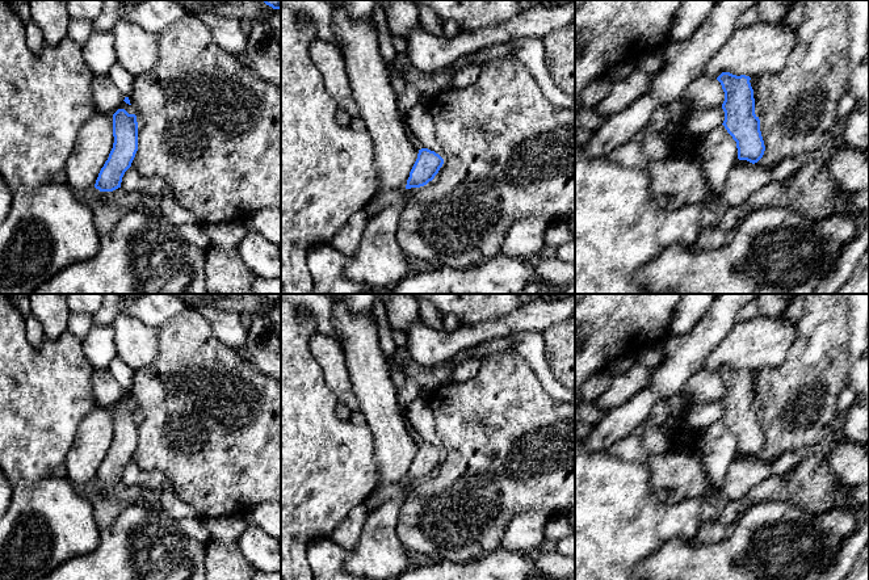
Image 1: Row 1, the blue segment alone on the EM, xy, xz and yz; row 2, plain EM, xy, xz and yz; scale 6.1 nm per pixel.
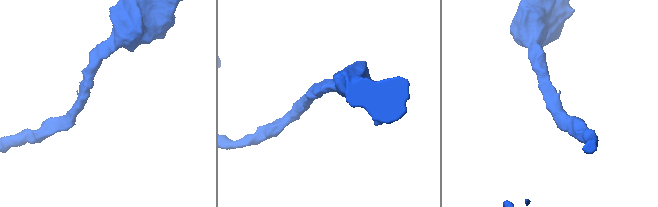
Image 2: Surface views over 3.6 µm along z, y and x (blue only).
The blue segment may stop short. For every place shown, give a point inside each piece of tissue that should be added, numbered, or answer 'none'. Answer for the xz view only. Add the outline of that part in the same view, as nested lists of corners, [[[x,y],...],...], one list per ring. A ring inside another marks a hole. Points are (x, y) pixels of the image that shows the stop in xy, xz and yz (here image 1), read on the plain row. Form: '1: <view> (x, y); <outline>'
none

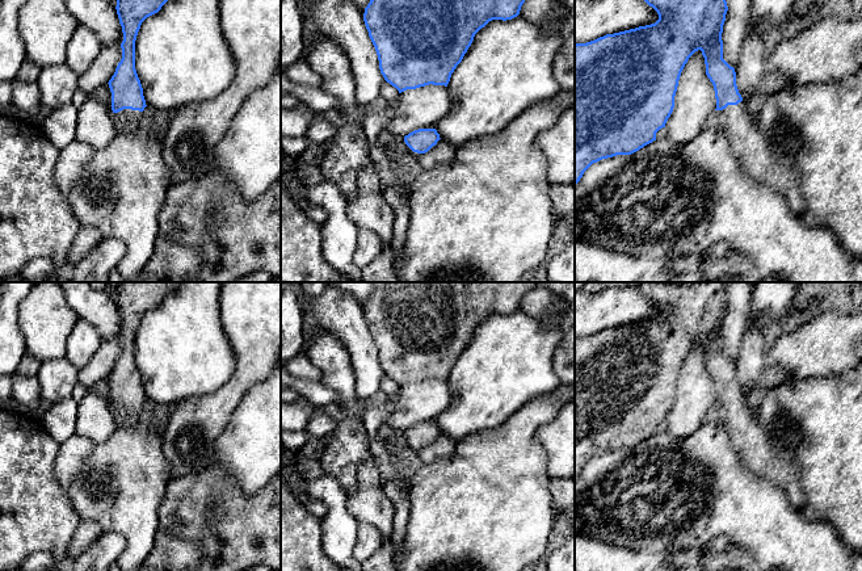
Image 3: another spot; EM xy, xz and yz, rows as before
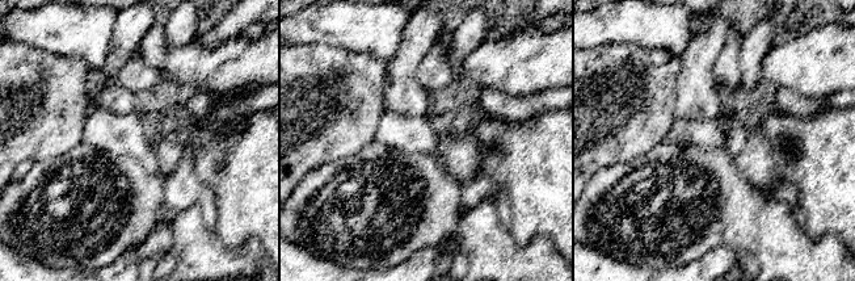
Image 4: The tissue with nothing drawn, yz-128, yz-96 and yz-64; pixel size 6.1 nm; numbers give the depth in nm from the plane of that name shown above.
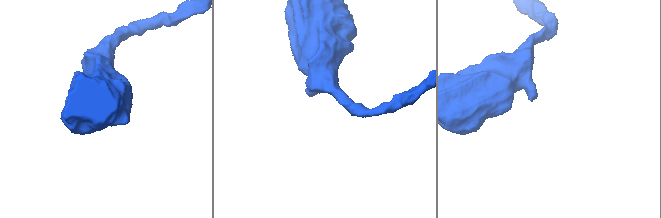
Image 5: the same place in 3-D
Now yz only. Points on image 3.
1: yz (751, 441); [[[745,395],[715,406],[719,411],[719,423],[727,429],[744,463],[760,478],[782,488],[796,511],[807,513],[799,466],[771,445],[754,412],[747,406]]]

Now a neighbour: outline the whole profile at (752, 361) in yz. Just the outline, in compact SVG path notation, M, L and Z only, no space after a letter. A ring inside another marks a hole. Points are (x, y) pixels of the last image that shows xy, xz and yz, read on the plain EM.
M764 322L748 323L743 339L736 366L736 379L743 394L747 395L768 366L765 349Z

